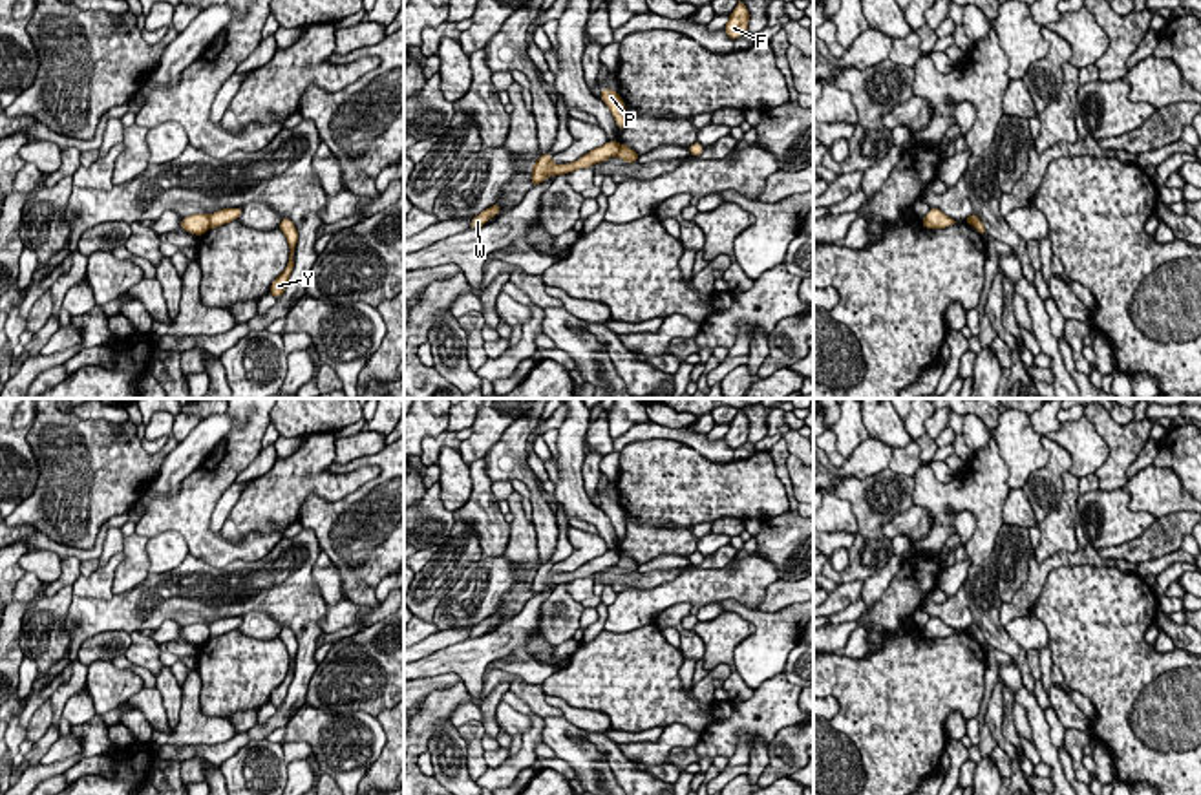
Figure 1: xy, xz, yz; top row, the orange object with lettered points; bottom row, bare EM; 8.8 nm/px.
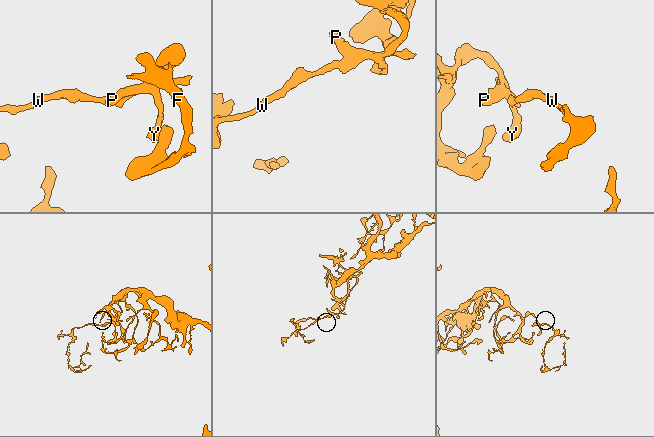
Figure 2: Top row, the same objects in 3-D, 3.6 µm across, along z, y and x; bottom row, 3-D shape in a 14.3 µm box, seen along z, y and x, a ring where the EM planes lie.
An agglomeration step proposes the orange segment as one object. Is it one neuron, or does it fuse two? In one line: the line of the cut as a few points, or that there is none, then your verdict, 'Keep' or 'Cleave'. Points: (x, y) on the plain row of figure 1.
Split along xy (207, 625), (211, 636). Cleave

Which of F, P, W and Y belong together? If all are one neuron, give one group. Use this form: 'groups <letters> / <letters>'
groups F P Y / W

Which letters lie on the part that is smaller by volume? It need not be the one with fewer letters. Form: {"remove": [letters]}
{"remove": ["W"]}

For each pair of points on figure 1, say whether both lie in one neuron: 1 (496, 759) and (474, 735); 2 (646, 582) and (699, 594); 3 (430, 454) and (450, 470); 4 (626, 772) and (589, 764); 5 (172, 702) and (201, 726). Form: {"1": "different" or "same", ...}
{"1": "different", "2": "different", "3": "different", "4": "different", "5": "different"}

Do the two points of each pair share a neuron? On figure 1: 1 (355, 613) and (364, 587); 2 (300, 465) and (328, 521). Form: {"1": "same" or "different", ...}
{"1": "different", "2": "different"}

